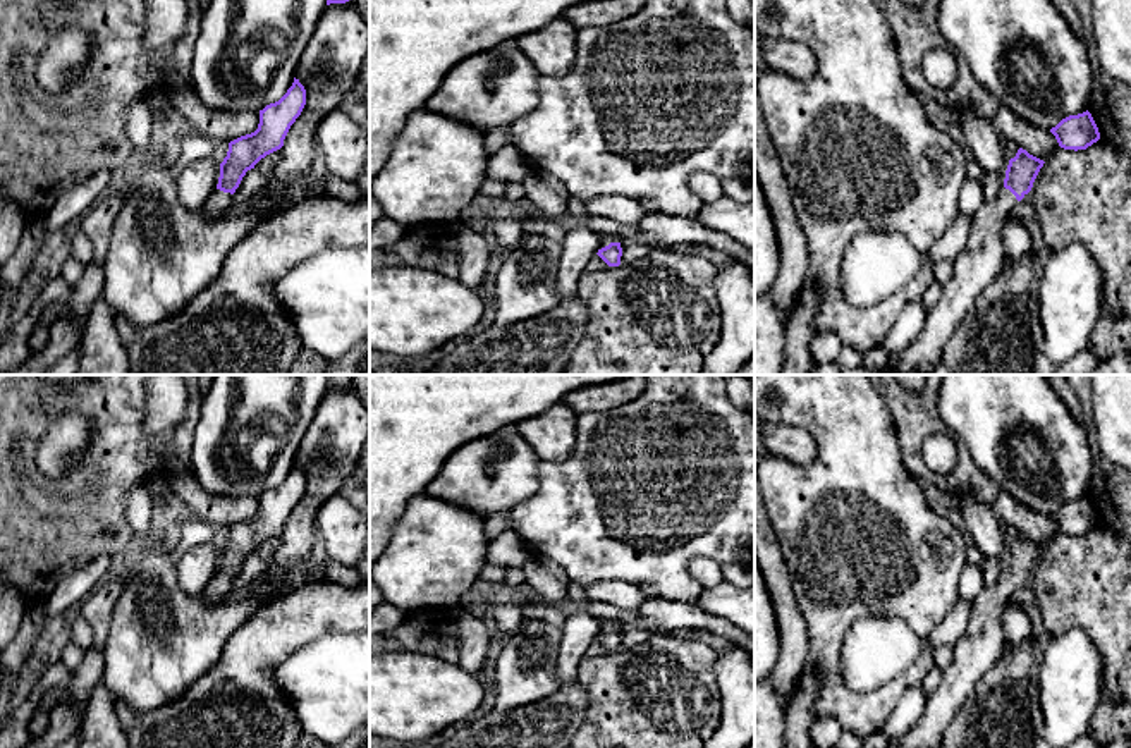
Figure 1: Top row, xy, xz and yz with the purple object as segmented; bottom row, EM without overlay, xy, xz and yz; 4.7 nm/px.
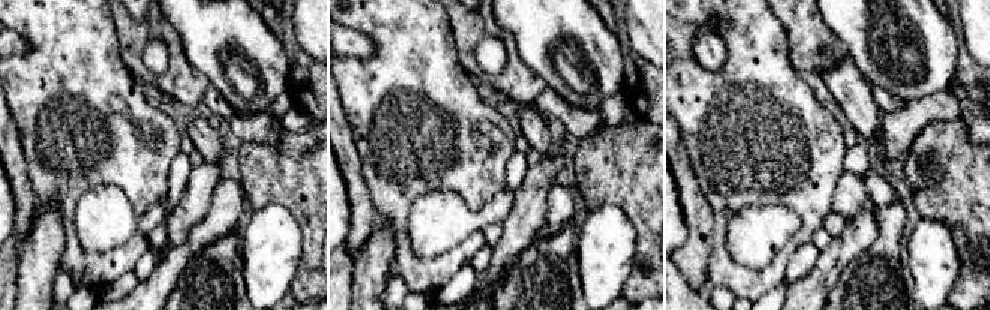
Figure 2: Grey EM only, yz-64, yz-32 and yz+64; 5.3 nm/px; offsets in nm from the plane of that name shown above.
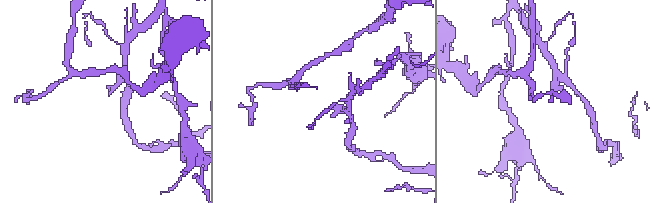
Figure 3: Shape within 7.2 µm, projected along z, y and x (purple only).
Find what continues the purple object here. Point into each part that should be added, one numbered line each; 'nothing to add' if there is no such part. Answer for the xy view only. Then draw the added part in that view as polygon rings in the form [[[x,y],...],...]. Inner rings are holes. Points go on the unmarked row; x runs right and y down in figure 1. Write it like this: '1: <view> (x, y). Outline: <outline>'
1: xy (217, 588). Outline: [[[215,574],[203,592],[199,593],[203,604],[218,605],[225,602],[227,593],[230,592],[234,579]]]

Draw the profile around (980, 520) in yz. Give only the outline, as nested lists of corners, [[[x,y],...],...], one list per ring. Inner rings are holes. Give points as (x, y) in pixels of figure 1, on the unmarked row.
[[[956,497],[959,512],[966,530],[985,559],[1006,564],[1009,545],[1006,542],[1004,526],[997,519],[990,504],[983,504],[973,497]]]

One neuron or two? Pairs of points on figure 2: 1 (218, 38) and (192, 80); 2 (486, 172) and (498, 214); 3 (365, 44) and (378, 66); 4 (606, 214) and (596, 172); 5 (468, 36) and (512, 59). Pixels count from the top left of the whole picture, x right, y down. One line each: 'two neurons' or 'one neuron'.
1: two neurons
2: two neurons
3: two neurons
4: two neurons
5: one neuron

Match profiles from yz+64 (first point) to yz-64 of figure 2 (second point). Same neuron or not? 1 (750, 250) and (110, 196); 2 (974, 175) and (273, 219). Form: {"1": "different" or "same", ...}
{"1": "same", "2": "different"}

